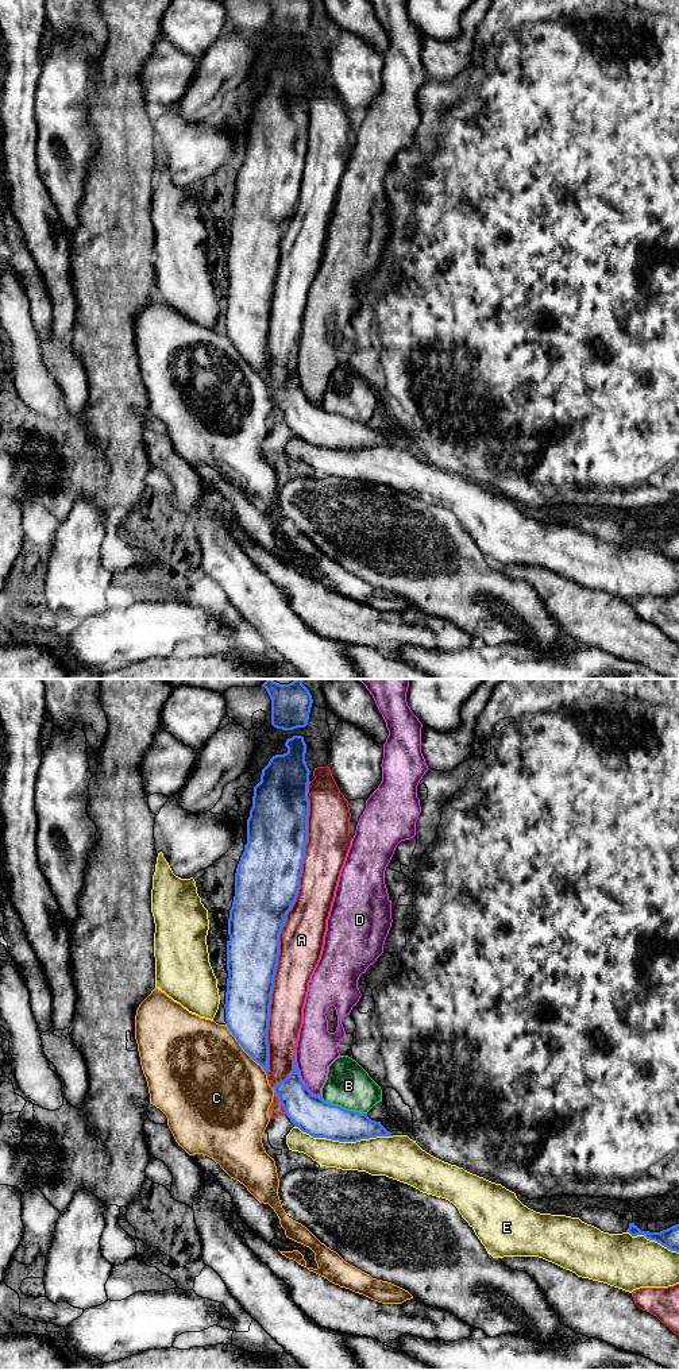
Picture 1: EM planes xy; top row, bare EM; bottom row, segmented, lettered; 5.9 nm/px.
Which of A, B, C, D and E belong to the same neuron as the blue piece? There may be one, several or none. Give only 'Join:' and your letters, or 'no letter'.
Join: no letter

